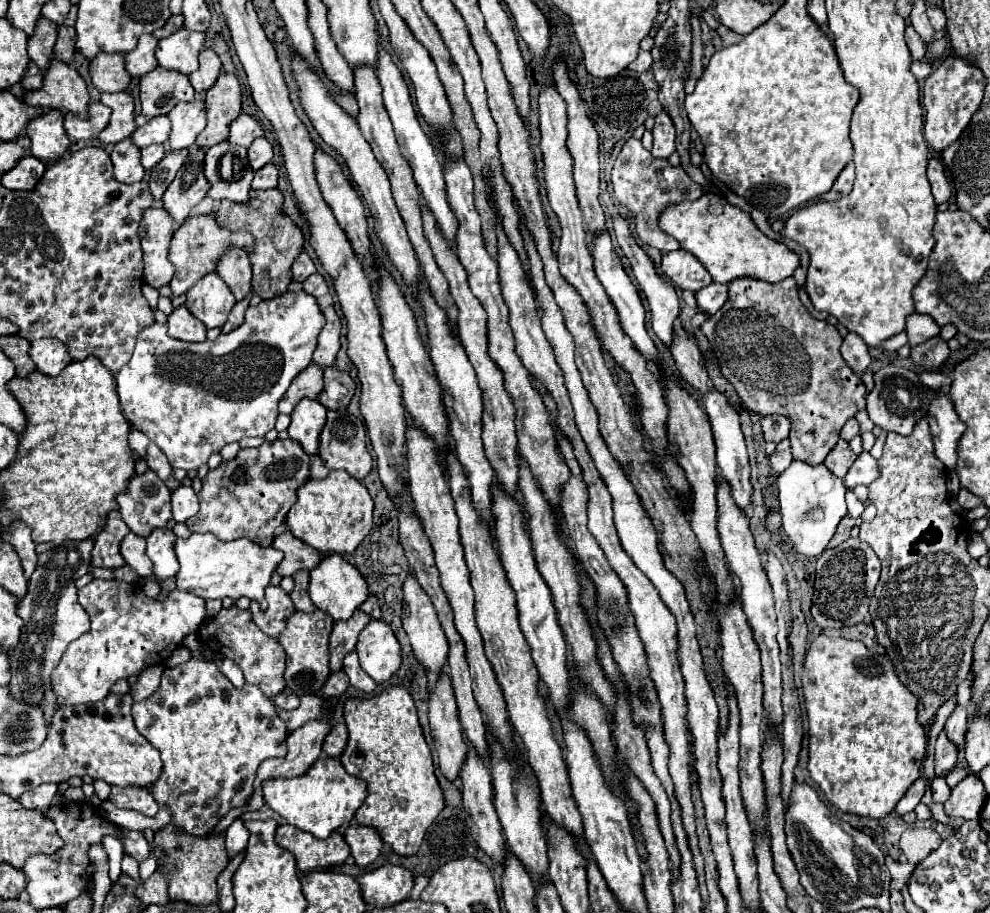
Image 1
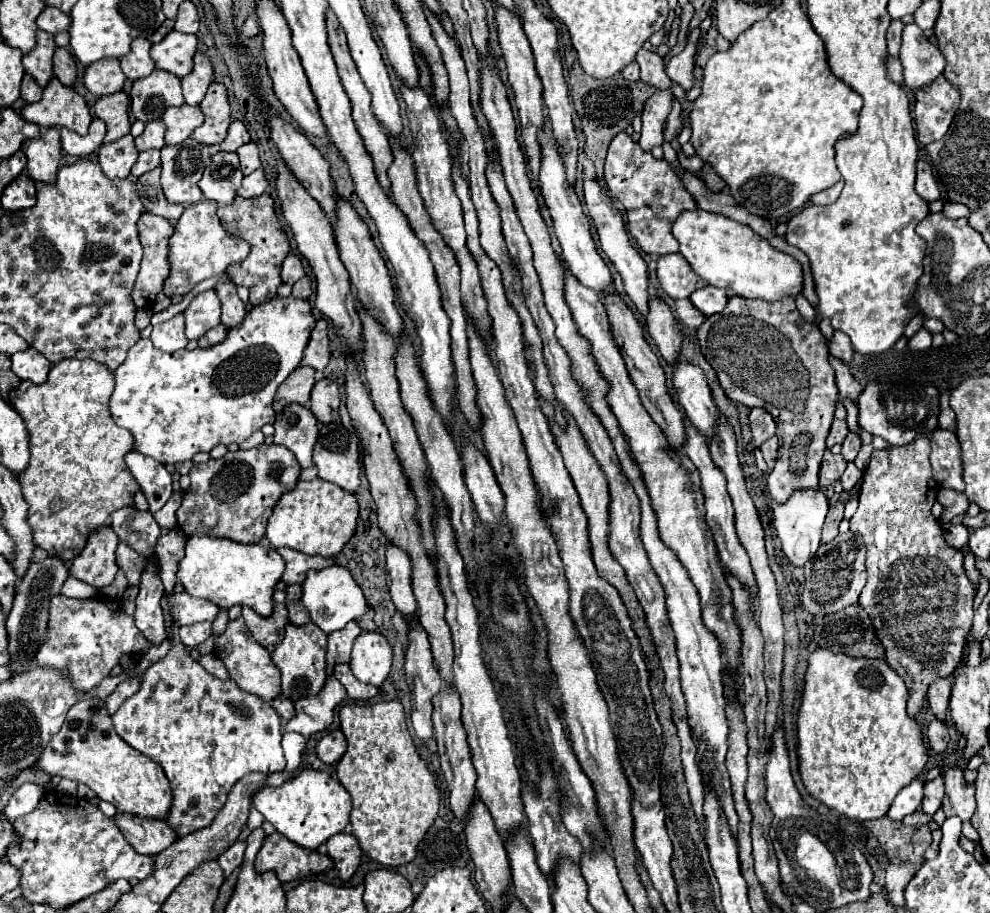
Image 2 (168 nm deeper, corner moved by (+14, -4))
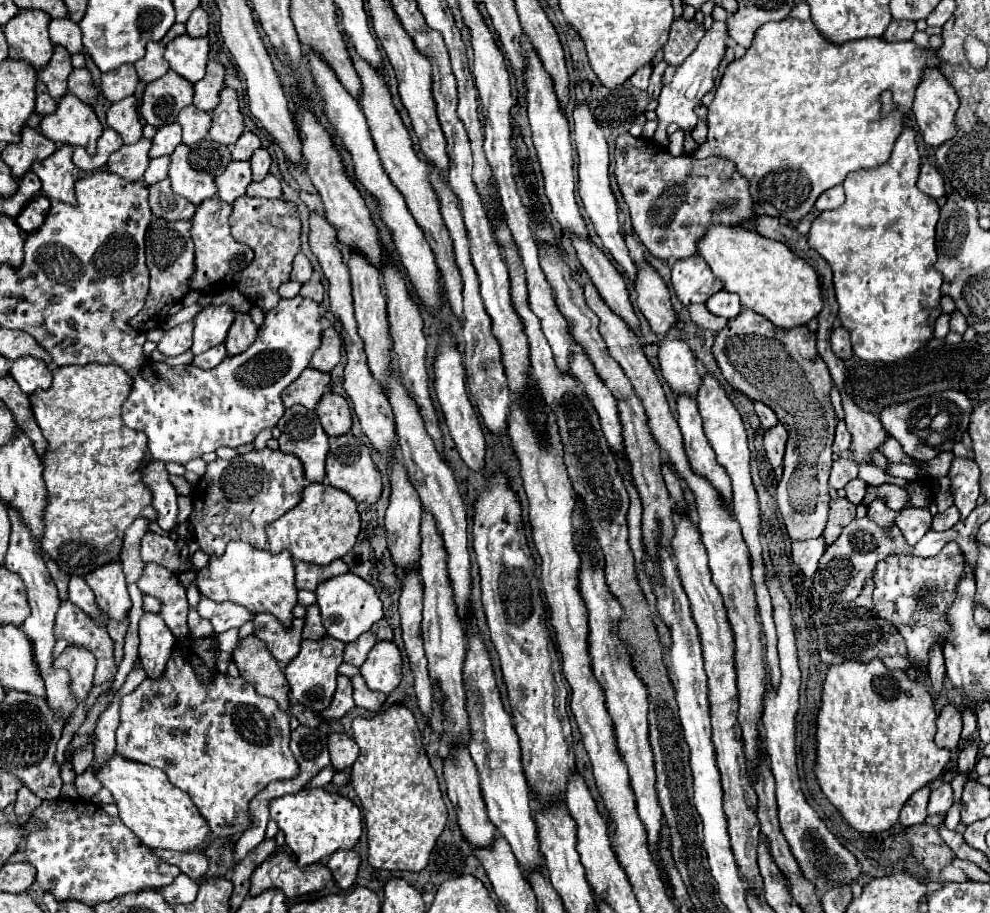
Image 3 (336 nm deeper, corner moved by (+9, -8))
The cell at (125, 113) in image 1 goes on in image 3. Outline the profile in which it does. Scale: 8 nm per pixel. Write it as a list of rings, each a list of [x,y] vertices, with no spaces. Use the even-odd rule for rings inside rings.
[[[126,97],[114,103],[108,109],[108,127],[118,131],[124,143],[136,143],[142,137],[142,123],[138,115],[138,101],[136,97]]]

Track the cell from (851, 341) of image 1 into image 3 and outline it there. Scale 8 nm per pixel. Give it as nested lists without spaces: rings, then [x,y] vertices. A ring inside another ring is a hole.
[[[836,327],[832,329],[832,351],[836,353],[836,357],[840,359],[850,359],[852,357],[852,347],[850,347],[850,333],[844,327]]]

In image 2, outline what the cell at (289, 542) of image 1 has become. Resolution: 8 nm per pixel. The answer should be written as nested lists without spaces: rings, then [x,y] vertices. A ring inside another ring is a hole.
[[[285,547],[277,549],[277,553],[285,561],[285,571],[281,575],[281,581],[287,585],[289,583],[303,583],[309,569],[323,569],[323,567],[333,565],[333,559],[311,557],[311,555],[305,555],[305,553],[299,553],[293,549],[285,549]]]

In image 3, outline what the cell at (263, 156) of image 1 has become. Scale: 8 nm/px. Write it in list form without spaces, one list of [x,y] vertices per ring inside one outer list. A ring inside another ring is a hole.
[[[258,149],[258,151],[254,151],[254,155],[252,155],[252,159],[250,159],[254,181],[262,181],[262,179],[268,175],[270,163],[272,163],[272,159],[270,159],[270,155],[268,155],[266,149]]]

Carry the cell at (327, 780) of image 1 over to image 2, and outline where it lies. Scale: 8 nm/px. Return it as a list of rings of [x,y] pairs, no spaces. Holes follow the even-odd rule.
[[[305,767],[297,777],[285,781],[281,787],[263,787],[253,795],[253,807],[285,837],[305,849],[317,849],[329,837],[341,833],[349,823],[351,795],[337,781],[337,777]]]

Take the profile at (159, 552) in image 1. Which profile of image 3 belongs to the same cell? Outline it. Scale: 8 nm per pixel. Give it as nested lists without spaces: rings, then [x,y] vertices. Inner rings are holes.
[[[158,613],[142,615],[140,619],[140,651],[138,657],[150,679],[158,679],[174,649],[174,635]]]

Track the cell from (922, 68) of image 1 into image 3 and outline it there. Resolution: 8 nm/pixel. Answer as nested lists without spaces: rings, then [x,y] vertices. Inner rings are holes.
[[[800,3],[794,7],[794,11],[784,19],[784,21],[776,21],[776,23],[766,23],[758,29],[758,35],[752,43],[752,47],[746,51],[746,55],[742,59],[732,61],[726,71],[724,77],[720,81],[720,87],[716,89],[716,97],[714,103],[708,107],[708,141],[704,145],[698,147],[698,151],[694,151],[694,157],[710,157],[710,155],[720,155],[726,157],[730,161],[736,163],[738,173],[744,175],[750,181],[750,193],[754,197],[756,209],[762,215],[768,217],[776,217],[776,219],[788,219],[788,221],[800,221],[816,203],[816,199],[830,187],[836,187],[844,181],[844,177],[854,171],[854,169],[872,169],[872,167],[880,167],[886,163],[886,159],[890,159],[892,147],[898,139],[898,135],[902,133],[904,125],[906,125],[906,117],[912,109],[912,101],[914,101],[914,91],[916,87],[922,83],[924,75],[928,69],[940,67],[942,59],[938,57],[938,53],[930,47],[922,49],[918,47],[914,41],[896,41],[890,43],[882,37],[866,37],[866,39],[858,39],[858,41],[848,41],[842,45],[834,45],[830,43],[812,23],[810,17],[810,7],[808,3]],[[890,91],[892,93],[892,101],[894,101],[894,111],[888,113],[886,117],[880,115],[882,111],[882,93]]]

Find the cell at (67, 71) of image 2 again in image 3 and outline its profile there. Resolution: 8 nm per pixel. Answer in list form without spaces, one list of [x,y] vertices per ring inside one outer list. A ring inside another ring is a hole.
[[[74,69],[74,73],[68,79],[68,93],[76,95],[82,103],[92,105],[98,99],[98,91],[92,83],[88,69]]]

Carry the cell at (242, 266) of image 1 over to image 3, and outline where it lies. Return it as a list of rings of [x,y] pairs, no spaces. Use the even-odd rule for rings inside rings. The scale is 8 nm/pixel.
[[[236,313],[236,321],[230,327],[228,337],[226,337],[226,343],[224,343],[226,345],[226,355],[232,357],[232,355],[244,353],[256,341],[256,335],[258,335],[258,329],[252,323],[250,315]]]

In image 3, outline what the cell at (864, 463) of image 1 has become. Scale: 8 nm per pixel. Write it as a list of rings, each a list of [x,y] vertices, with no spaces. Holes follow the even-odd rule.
[[[852,479],[844,489],[846,489],[846,499],[848,499],[850,503],[854,503],[854,505],[860,505],[862,499],[864,499],[864,495],[866,495],[868,485],[866,485],[866,481],[862,481],[862,479]]]

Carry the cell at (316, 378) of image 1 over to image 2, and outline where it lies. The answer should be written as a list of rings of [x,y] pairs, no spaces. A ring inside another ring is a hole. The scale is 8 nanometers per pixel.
[[[297,367],[297,371],[293,371],[277,389],[273,403],[275,413],[279,413],[289,403],[307,405],[313,383],[315,383],[315,371],[311,367]]]

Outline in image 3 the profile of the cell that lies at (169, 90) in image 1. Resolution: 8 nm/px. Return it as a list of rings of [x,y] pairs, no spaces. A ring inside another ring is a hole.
[[[168,71],[160,79],[148,83],[140,113],[146,123],[160,129],[162,125],[174,123],[180,109],[192,103],[194,85],[174,71]]]

